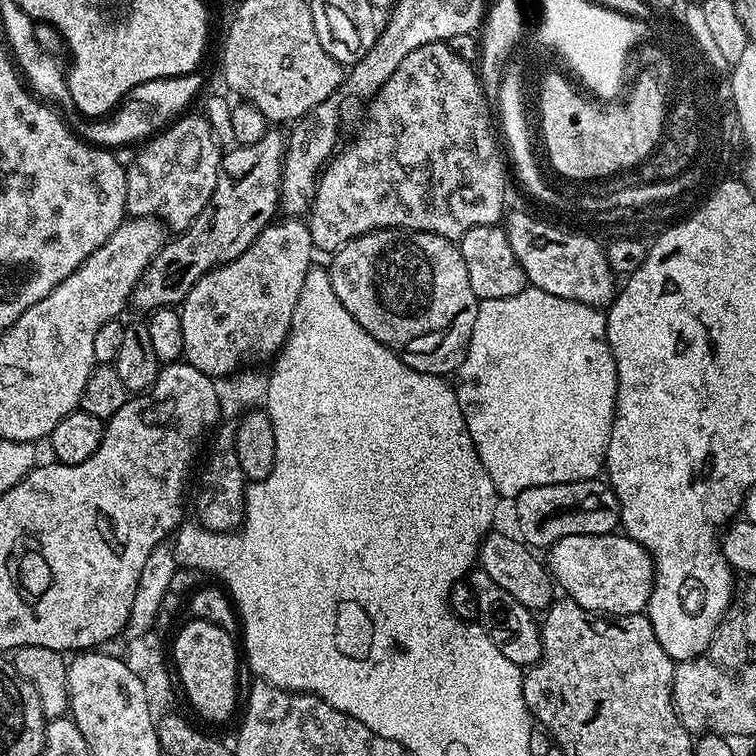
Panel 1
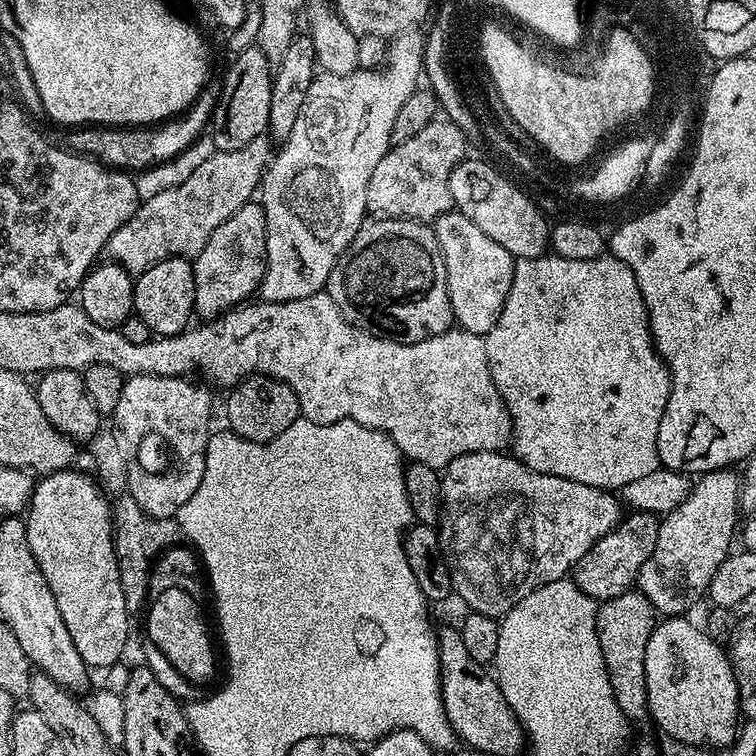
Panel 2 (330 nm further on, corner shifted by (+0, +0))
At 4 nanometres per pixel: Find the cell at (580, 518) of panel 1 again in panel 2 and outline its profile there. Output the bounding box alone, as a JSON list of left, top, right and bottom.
[570,511,660,602]

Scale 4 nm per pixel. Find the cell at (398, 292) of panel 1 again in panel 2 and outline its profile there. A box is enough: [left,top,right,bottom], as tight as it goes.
[326,218,453,344]

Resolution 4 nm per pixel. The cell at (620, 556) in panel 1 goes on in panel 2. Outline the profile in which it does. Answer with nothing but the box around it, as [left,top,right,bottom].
[638,471,741,618]

